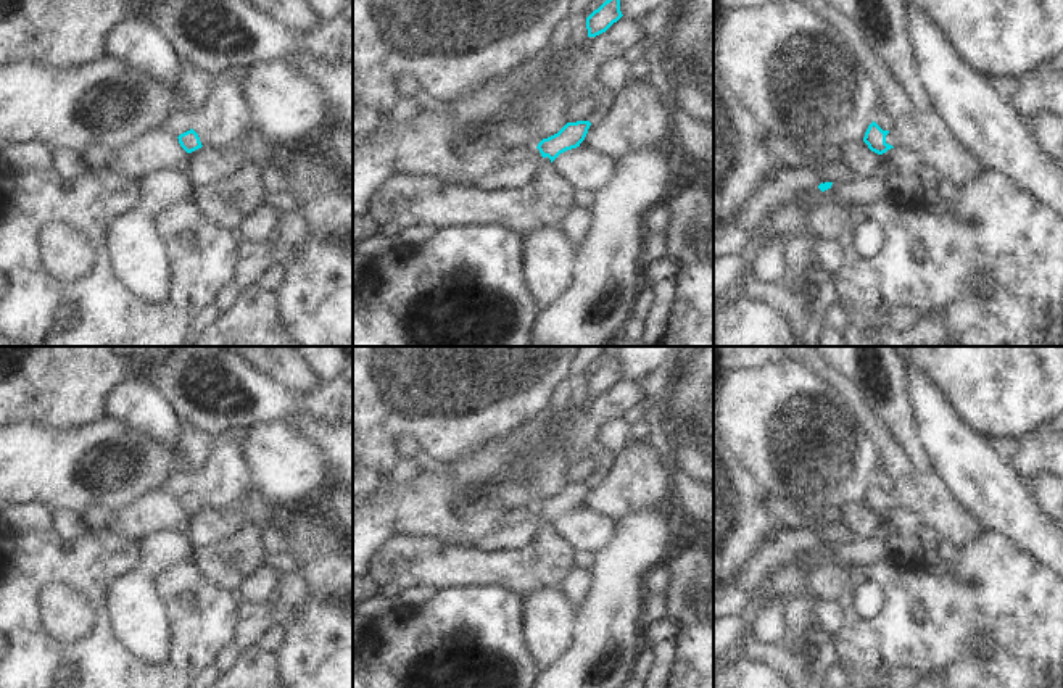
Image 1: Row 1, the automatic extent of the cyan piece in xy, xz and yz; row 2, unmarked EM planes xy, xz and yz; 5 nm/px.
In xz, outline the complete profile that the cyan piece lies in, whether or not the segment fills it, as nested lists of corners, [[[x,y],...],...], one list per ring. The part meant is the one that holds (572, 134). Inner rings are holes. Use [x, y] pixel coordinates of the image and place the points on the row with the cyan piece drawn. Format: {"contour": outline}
{"contour": [[[589,121],[567,122],[557,134],[543,139],[538,150],[544,158],[533,180],[522,189],[477,189],[464,182],[446,182],[438,176],[395,176],[372,200],[372,218],[378,222],[395,222],[399,227],[435,224],[440,230],[465,227],[470,224],[504,224],[525,237],[546,226],[560,226],[565,214],[575,206],[572,185],[552,168],[552,161],[564,151],[580,147],[585,140]]]}

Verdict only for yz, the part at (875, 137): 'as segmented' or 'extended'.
extended

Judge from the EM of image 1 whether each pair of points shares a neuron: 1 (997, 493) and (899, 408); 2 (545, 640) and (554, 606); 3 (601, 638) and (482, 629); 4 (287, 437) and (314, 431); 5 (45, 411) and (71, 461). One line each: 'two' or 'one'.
1: two
2: one
3: two
4: two
5: two

